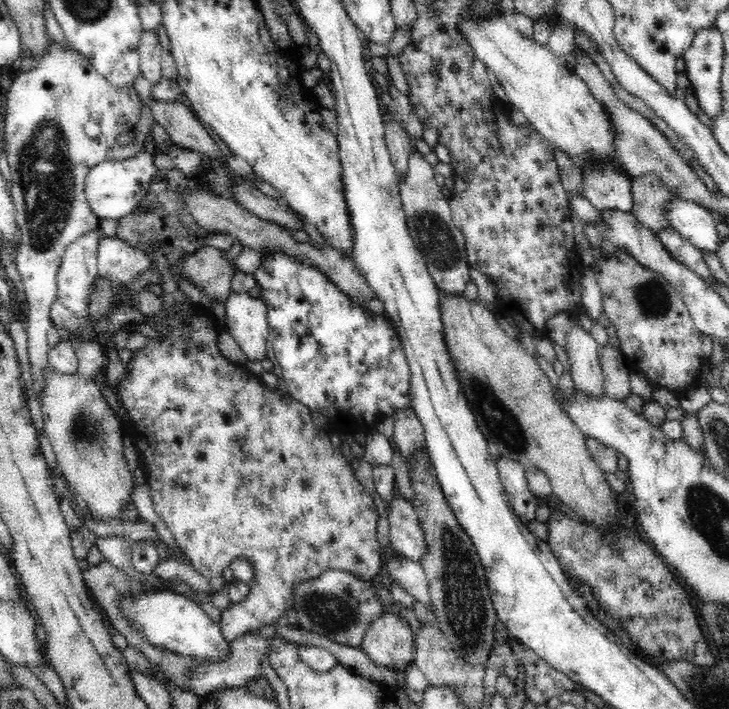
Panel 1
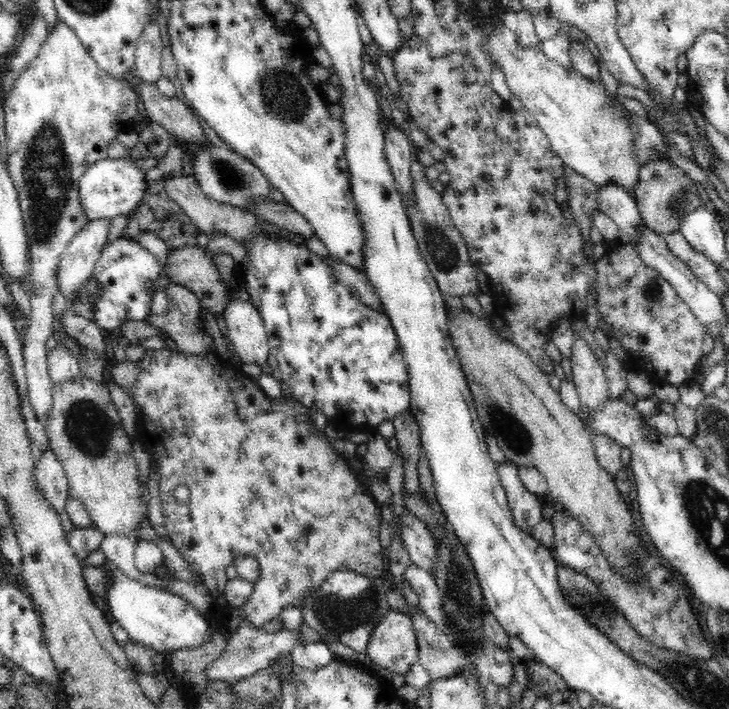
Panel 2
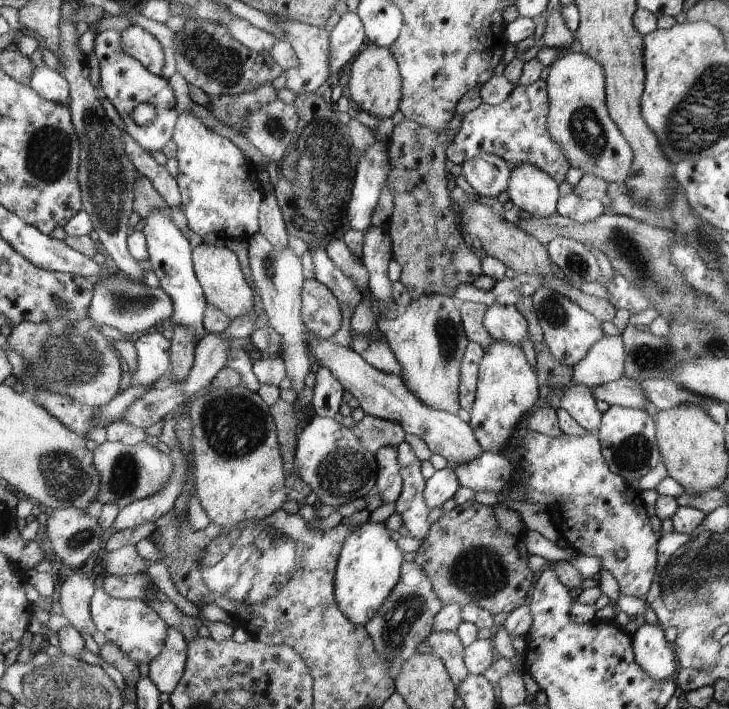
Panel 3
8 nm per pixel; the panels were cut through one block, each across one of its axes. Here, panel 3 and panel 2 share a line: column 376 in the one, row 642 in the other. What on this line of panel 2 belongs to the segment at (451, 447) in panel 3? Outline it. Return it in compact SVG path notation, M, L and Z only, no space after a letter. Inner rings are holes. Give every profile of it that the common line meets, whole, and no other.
M396 610L388 612L371 631L366 652L376 665L405 675L418 660L412 619Z

